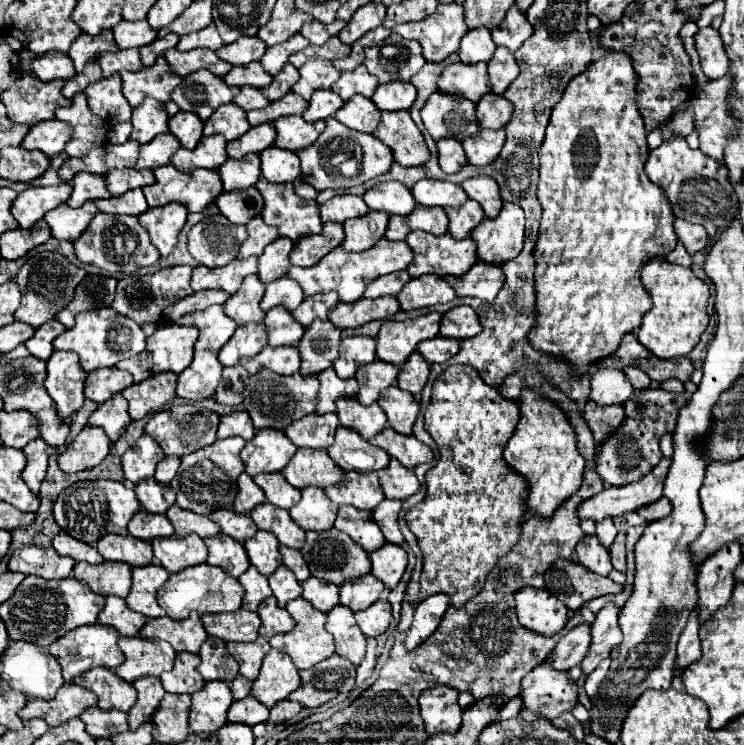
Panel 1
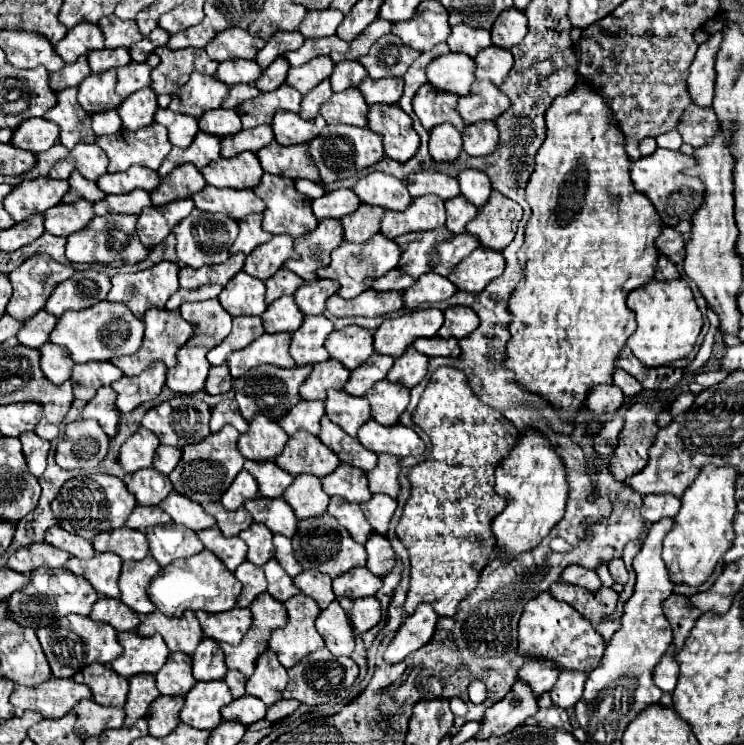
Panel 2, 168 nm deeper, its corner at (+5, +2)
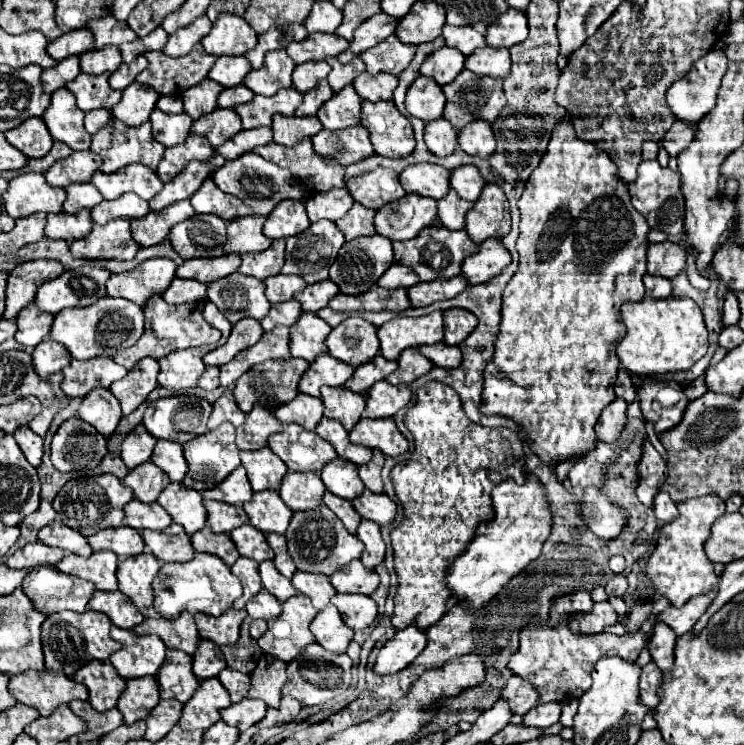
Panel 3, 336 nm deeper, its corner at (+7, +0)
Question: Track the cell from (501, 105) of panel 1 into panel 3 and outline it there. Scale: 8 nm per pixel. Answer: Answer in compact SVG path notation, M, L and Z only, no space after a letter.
M462 70L458 80L442 86L446 94L446 120L456 130L474 120L494 122L500 110L506 106L502 80L480 78L470 70Z

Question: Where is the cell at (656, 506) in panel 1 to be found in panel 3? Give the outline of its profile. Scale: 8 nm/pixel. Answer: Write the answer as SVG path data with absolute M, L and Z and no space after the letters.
M658 492L654 498L654 514L660 524L668 524L678 516L678 508L666 492Z

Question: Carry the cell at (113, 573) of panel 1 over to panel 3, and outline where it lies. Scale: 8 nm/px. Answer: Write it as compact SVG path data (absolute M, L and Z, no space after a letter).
M94 552L90 558L68 554L64 556L64 560L58 562L58 570L92 582L96 590L110 592L118 588L116 564L118 564L118 556L114 552Z

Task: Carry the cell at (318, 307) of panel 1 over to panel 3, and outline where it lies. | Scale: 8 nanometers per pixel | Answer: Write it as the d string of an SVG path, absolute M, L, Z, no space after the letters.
M324 280L324 282L318 282L318 284L306 286L302 292L296 292L296 298L302 304L302 310L304 312L314 312L316 314L338 292L340 290L338 290L338 286L332 280Z

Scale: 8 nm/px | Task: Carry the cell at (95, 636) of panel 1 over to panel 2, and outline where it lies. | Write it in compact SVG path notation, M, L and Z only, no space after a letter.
M68 614L50 626L40 626L36 634L48 658L54 678L72 678L78 670L82 670L88 664L94 664L94 662L110 664L122 654L122 646L116 640L116 630L110 624L94 622L88 616Z

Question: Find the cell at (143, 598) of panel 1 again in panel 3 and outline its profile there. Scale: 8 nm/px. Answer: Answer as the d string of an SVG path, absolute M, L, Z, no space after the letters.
M150 552L120 560L118 564L118 590L128 596L146 618L158 618L158 612L152 606L152 580L158 570L160 562Z

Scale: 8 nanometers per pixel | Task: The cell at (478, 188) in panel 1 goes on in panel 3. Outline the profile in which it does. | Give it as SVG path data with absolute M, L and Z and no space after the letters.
M458 166L454 172L452 172L452 178L450 178L450 184L452 188L460 194L460 198L468 200L468 202L476 202L486 186L486 182L482 180L478 168L474 166Z

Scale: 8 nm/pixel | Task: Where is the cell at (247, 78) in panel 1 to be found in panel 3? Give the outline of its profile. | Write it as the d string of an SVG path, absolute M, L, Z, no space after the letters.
M222 56L216 60L208 78L222 84L224 88L234 88L244 84L244 78L250 72L252 72L252 66L244 56Z

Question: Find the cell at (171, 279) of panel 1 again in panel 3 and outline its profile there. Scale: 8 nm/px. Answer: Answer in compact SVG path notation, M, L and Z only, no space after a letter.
M168 258L146 260L130 272L112 274L106 284L108 296L126 298L142 308L148 298L154 294L162 296L168 290L170 282L174 280L174 270L176 264Z

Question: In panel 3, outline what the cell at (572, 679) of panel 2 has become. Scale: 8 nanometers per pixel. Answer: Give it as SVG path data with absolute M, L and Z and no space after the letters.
M558 700L538 704L524 716L524 724L526 726L548 728L548 726L552 726L552 724L556 724L560 720L560 708L562 708L562 702L558 702Z

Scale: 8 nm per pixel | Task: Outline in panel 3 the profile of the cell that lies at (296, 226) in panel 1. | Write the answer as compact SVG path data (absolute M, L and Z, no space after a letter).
M282 200L266 218L264 234L272 240L288 238L294 234L300 234L310 226L310 220L306 216L304 202L300 200Z

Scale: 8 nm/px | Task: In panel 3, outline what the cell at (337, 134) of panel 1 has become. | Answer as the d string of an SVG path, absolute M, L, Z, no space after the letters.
M352 126L346 130L320 130L312 138L314 152L324 160L334 160L340 166L350 166L374 156L370 136L364 126Z

